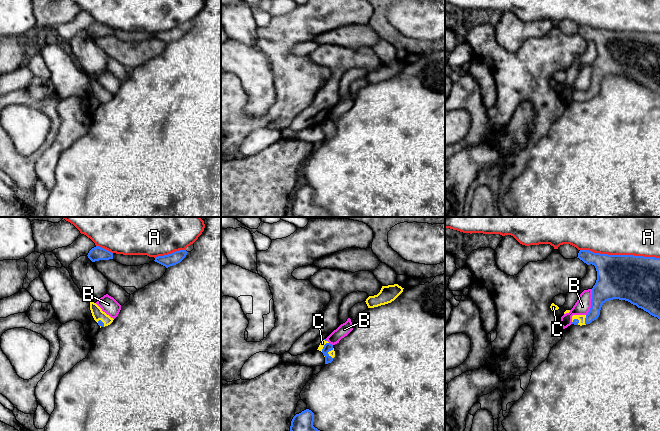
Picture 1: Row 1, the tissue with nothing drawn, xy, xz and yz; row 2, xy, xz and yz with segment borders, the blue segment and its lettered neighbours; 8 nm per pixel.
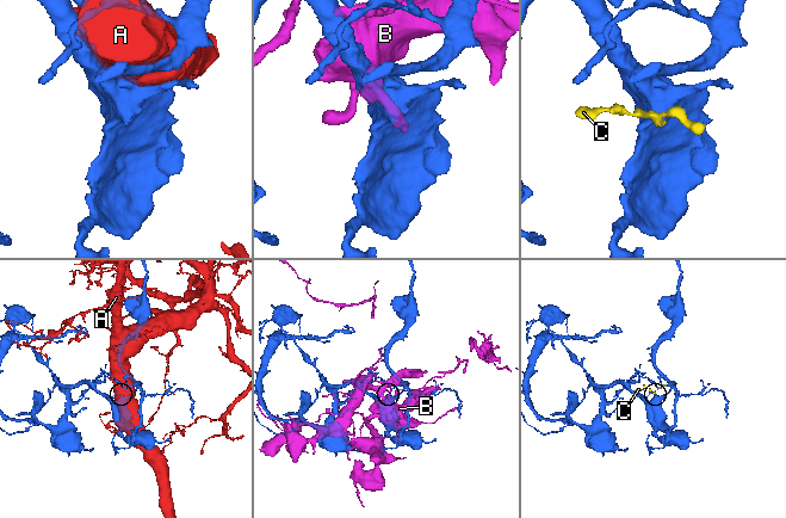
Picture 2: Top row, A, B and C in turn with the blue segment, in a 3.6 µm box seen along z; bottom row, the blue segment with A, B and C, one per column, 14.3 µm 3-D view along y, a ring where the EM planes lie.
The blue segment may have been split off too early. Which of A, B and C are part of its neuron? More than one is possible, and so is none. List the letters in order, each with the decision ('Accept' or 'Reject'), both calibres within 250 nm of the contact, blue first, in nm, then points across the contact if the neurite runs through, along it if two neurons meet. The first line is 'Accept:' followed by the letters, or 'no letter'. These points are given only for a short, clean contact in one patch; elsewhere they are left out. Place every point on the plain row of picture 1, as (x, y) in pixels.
Accept: C
A: Reject. Thickness 380 nm (blue) against 260 nm
B: Reject. Thickness 280 nm (blue) against 120 nm
C: Accept. Thickness 140 nm (blue) against 60 nm. Path across: yz (600, 69), (595, 86), (585, 96), (581, 94)

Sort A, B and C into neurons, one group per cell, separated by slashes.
A / B / C

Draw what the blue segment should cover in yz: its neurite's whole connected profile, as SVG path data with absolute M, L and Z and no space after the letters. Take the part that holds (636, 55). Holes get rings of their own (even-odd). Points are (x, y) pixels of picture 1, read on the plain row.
M580 26L578 33L587 41L594 41L597 56L592 64L591 84L587 91L573 91L572 100L586 101L600 91L602 81L609 76L630 78L660 96L660 34L634 31L608 31Z

